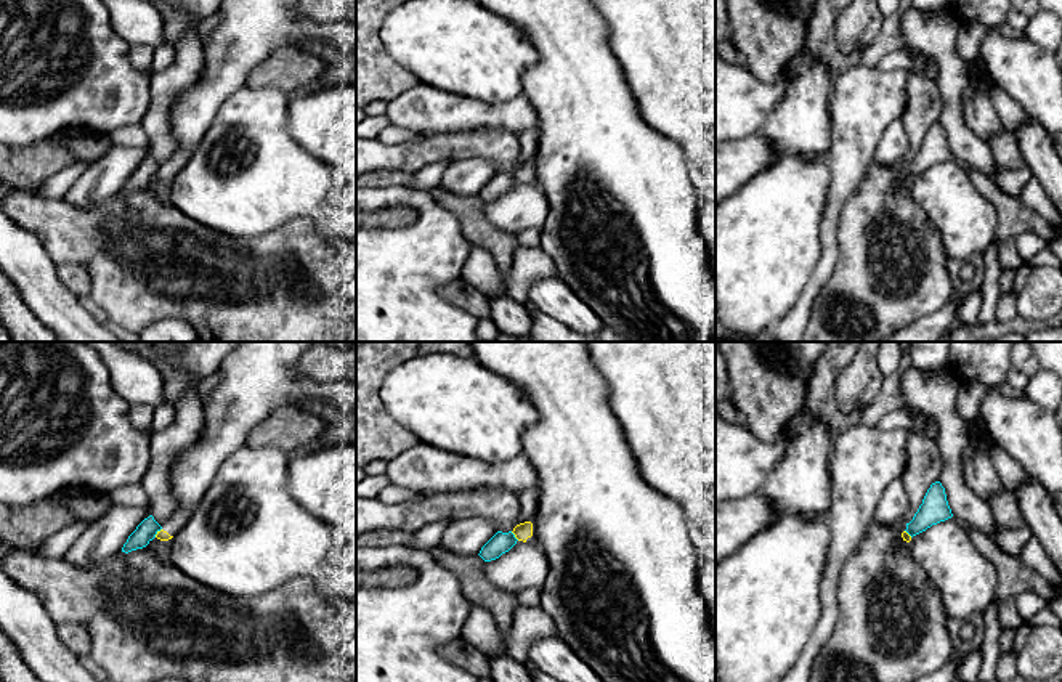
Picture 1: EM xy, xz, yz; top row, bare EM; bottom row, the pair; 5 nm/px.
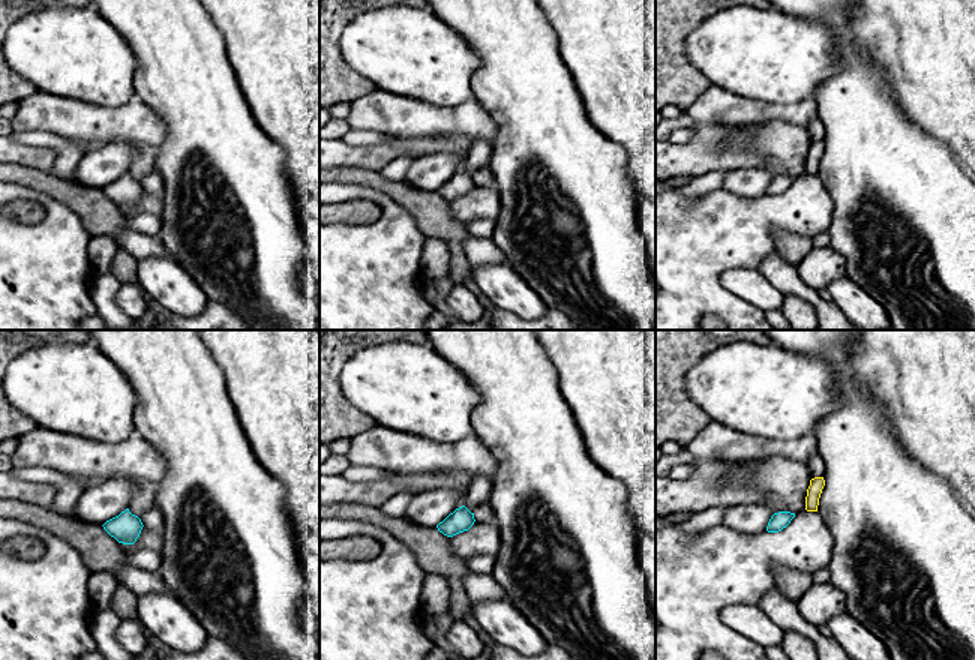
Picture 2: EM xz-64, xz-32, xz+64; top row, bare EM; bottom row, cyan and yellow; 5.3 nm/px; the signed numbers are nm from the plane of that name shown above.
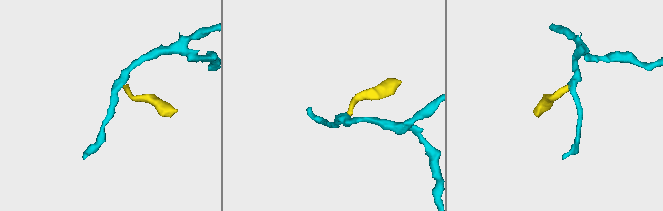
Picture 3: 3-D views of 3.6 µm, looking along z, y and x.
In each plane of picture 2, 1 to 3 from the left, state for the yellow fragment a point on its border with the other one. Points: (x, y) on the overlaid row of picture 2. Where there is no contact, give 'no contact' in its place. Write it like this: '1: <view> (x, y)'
1: no contact
2: no contact
3: no contact

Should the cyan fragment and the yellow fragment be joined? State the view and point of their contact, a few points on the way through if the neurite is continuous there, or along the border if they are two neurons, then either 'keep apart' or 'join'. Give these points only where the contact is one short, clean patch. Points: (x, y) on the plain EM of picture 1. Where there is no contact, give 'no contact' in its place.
contact xz (514, 177); border xz (510, 172), (518, 180); keep apart

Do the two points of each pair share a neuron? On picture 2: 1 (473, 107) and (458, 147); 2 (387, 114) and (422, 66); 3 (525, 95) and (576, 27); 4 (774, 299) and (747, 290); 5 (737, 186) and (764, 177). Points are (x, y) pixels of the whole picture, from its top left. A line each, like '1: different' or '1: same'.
1: different
2: different
3: different
4: same
5: same

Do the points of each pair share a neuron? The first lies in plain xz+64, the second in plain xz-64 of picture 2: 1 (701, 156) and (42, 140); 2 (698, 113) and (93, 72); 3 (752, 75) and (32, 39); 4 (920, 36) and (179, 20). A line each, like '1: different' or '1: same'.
1: different
2: different
3: same
4: different

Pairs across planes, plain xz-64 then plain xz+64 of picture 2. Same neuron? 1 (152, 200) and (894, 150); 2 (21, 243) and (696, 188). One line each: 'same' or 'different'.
1: different
2: different

